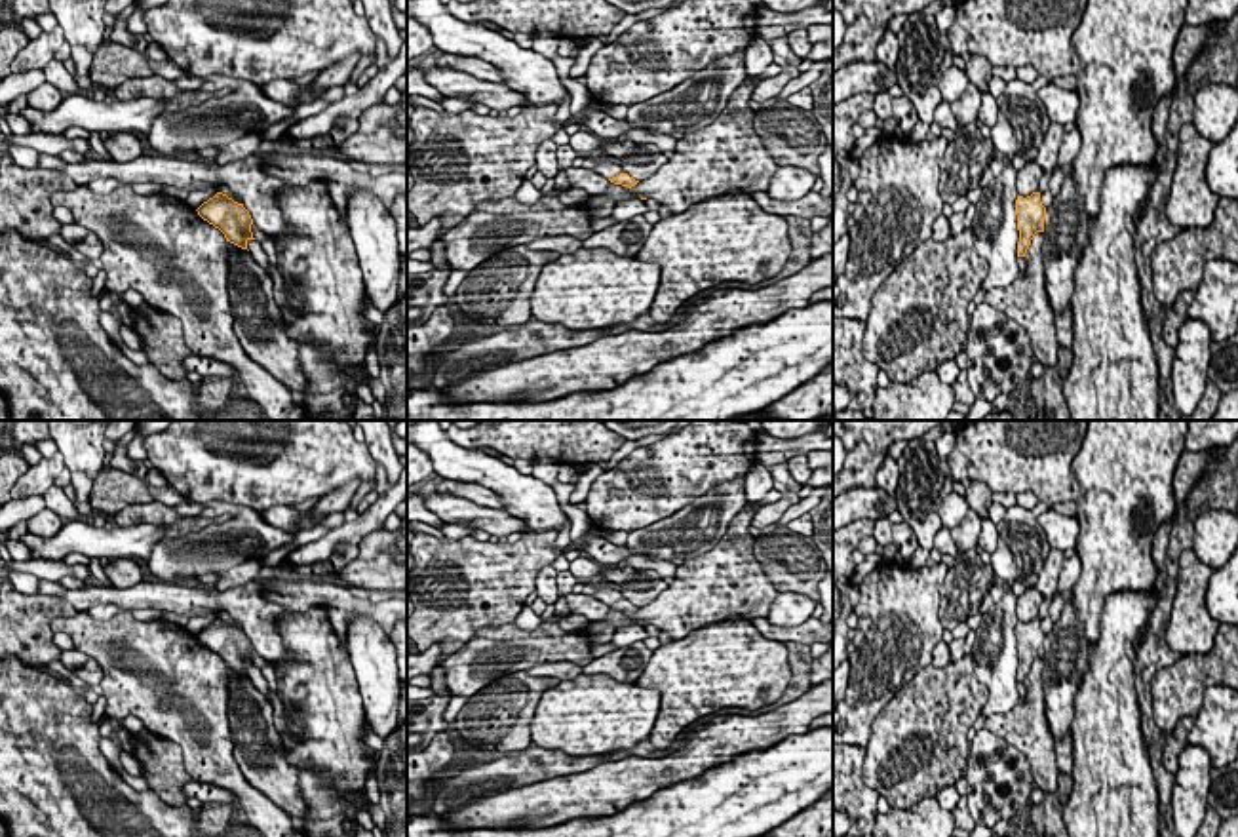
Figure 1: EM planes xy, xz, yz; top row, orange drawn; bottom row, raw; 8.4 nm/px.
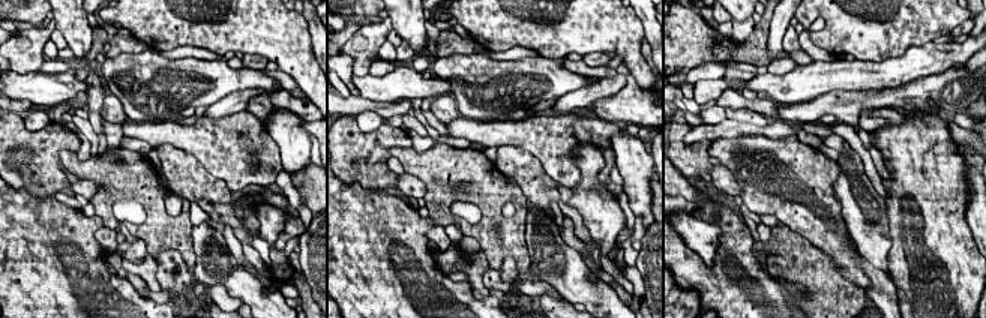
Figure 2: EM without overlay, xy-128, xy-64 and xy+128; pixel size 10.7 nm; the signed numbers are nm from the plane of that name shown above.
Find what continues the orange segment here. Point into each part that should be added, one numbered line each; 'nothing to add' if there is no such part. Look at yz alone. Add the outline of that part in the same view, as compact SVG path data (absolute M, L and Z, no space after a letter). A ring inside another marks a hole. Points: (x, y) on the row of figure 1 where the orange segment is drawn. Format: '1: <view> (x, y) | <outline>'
nothing to add

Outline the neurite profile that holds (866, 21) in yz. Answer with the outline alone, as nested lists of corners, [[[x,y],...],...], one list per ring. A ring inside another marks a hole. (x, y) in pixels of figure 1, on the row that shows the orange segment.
[[[833,0],[844,19],[844,40],[833,48],[833,72],[848,63],[875,61],[875,49],[894,15],[924,10],[934,0]]]

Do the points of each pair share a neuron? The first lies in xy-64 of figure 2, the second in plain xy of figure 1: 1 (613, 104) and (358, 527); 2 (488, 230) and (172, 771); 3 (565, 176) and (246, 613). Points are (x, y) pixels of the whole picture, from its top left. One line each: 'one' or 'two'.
1: two
2: two
3: one

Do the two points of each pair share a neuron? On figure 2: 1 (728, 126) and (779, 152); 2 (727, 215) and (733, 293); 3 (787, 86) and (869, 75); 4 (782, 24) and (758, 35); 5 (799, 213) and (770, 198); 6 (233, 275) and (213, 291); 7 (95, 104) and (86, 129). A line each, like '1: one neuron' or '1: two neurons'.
1: two neurons
2: one neuron
3: one neuron
4: two neurons
5: one neuron
6: two neurons
7: two neurons

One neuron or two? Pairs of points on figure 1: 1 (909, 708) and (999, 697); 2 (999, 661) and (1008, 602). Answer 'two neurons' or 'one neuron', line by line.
1: two neurons
2: one neuron

